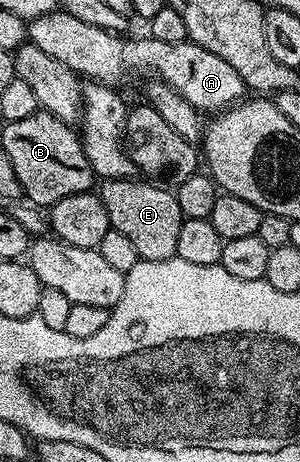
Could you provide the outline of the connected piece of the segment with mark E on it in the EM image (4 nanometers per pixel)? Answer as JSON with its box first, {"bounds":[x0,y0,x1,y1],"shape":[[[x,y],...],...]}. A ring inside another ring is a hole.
{"bounds":[100,178,184,259],"shape":[[[142,178],[108,180],[101,186],[103,188],[100,189],[100,195],[108,210],[110,226],[129,238],[136,249],[138,259],[171,259],[176,250],[176,237],[180,234],[180,226],[184,219],[180,202],[176,202],[173,191],[169,187],[159,186]]]}

